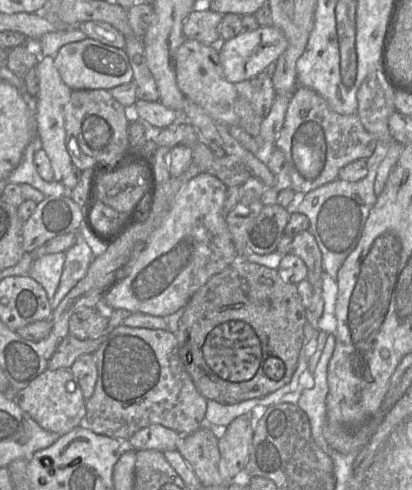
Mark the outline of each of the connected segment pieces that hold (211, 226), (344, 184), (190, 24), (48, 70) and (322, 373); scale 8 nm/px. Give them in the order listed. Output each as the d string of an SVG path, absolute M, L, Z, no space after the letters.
M199 173L197 176L189 180L183 185L174 197L172 207L162 221L160 226L149 236L141 249L137 249L129 262L124 267L124 274L117 279L112 286L106 291L102 298L101 305L107 310L127 310L129 312L143 313L151 316L166 317L181 308L185 308L191 297L215 274L220 273L232 263L239 259L239 255L235 249L230 231L228 229L226 218L223 215L223 205L225 200L227 186L215 176L207 173Z
M379 142L373 154L367 159L368 173L357 182L336 179L304 195L298 212L305 214L309 221L309 231L315 237L322 253L323 271L328 273L334 281L338 281L338 272L345 259L356 248L370 211L377 201L374 184L378 167L385 158L390 142Z
M192 10L183 24L186 39L196 40L217 49L222 38L218 26L223 15L212 10Z
M40 57L36 65L39 79L39 92L36 96L37 135L41 139L42 148L46 152L54 172L54 181L62 182L65 175L74 166L66 148L66 130L63 107L69 101L72 90L63 82L54 66L54 57Z
M328 334L321 357L314 370L314 387L303 390L297 403L298 407L308 416L313 440L328 455L331 447L323 436L323 426L327 420L326 398L329 391L327 369L334 349L334 334Z

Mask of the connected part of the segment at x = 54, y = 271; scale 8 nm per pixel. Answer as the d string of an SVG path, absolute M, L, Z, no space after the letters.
M64 252L43 255L35 258L28 272L44 288L50 302L59 286L65 259Z

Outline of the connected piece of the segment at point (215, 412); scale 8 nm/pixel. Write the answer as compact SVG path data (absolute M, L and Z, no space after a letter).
M302 345L297 368L289 383L263 398L250 399L234 405L222 405L213 400L207 400L205 423L207 425L220 425L228 427L237 417L249 414L257 407L269 407L279 404L280 399L285 394L296 391L301 374L307 370L309 366L309 360L306 358L304 353L305 346L306 345Z

